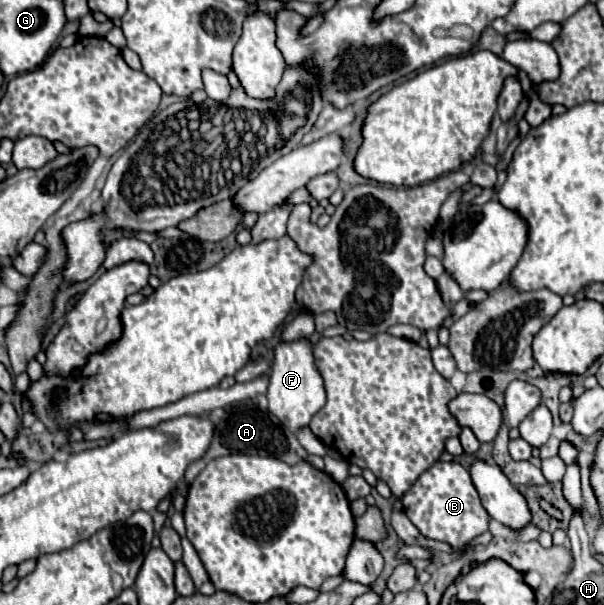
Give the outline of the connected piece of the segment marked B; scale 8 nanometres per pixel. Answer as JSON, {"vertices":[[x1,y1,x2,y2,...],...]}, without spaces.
{"vertices":[[435,462,403,496,405,514,427,538,441,540,453,548,461,548,473,536,487,530,489,514,481,506,479,494,471,482,467,470,457,462]]}

